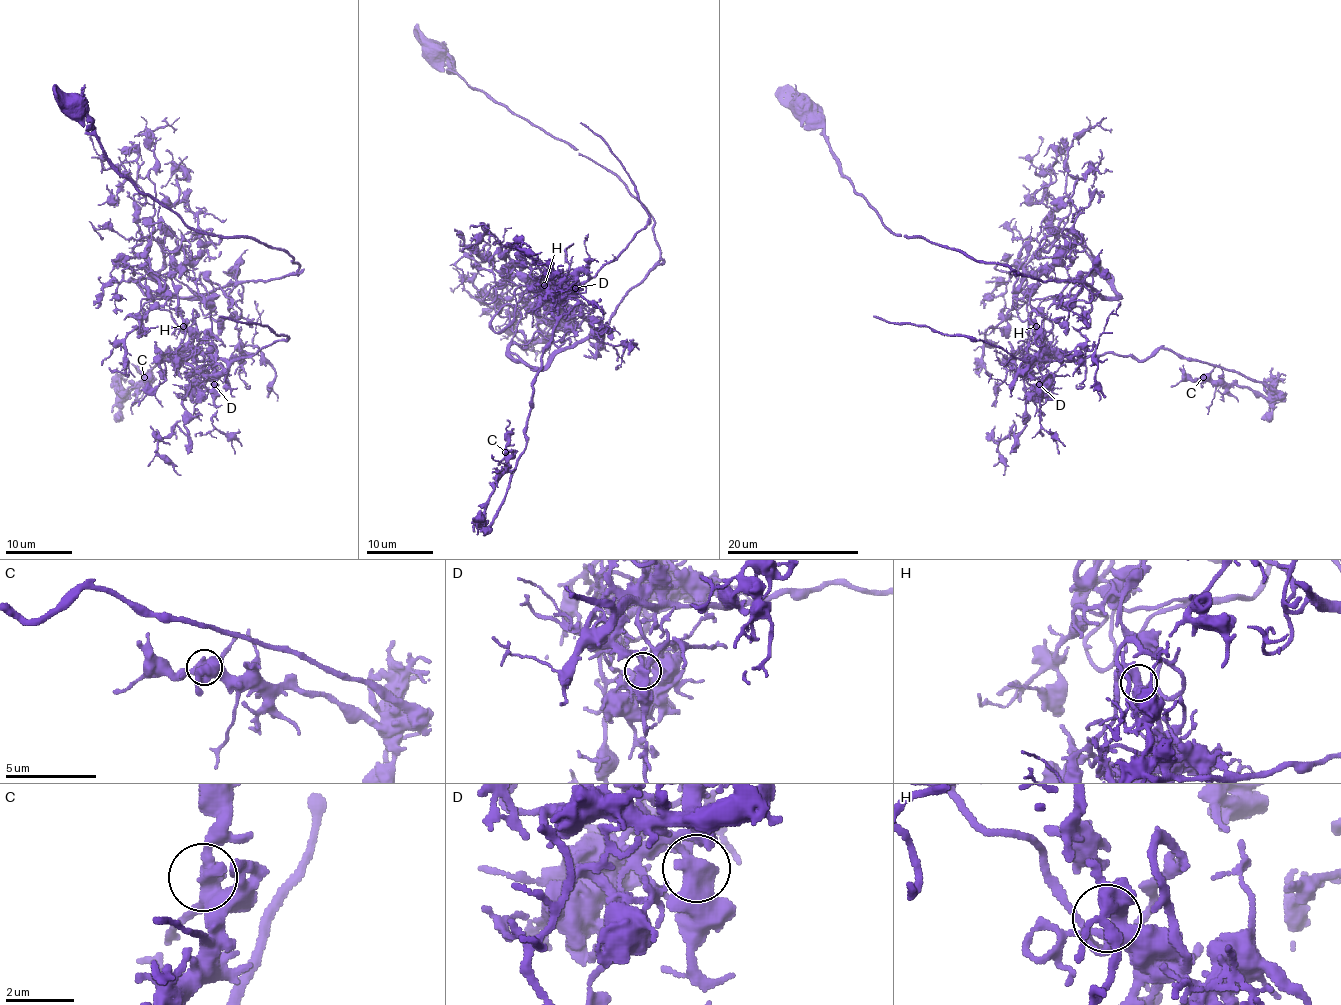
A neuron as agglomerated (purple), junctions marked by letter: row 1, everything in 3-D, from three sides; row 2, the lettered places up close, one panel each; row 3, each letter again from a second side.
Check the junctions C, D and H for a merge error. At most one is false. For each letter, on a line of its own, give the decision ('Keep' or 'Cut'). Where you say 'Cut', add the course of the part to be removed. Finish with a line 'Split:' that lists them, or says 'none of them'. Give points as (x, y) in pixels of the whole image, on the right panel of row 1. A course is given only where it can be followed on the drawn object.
C: Keep
D: Cut. Course of the part to remove: (1040, 384), (1048, 361), (1104, 352), (1149, 359), (1169, 349), (1273, 390), (1182, 379), (1170, 385)
H: Keep
Split: D

